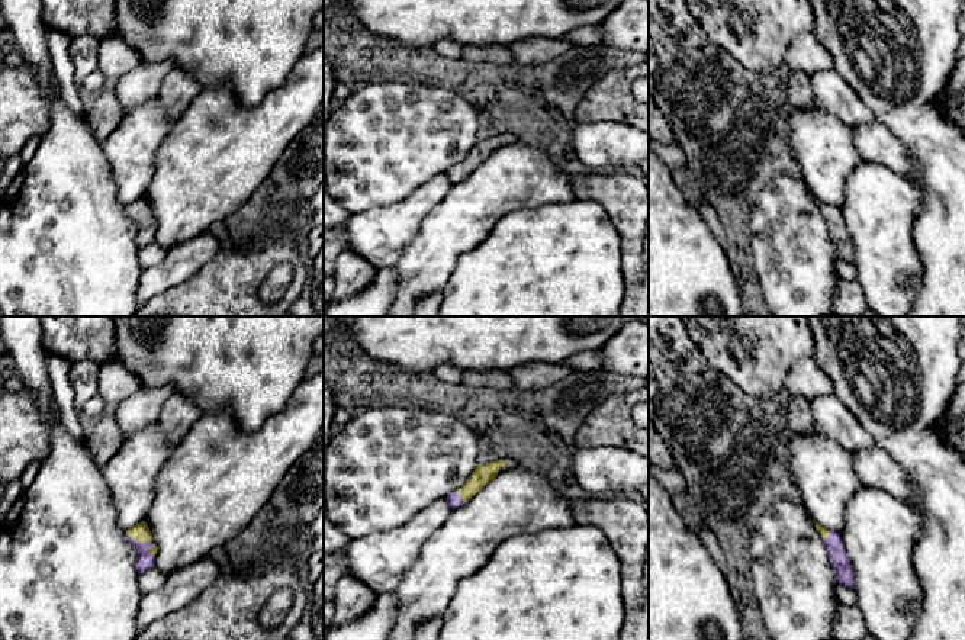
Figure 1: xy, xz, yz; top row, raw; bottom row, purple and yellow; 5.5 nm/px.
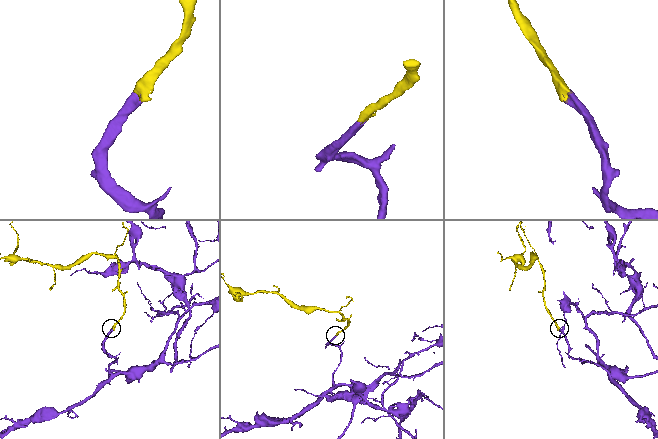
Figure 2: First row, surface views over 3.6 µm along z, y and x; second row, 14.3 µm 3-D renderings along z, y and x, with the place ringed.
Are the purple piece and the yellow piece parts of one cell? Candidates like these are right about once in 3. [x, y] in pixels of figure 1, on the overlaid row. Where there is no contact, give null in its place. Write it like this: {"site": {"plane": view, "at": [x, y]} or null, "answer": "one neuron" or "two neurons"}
{"site": {"plane": "xy", "at": [138, 542]}, "answer": "one neuron"}

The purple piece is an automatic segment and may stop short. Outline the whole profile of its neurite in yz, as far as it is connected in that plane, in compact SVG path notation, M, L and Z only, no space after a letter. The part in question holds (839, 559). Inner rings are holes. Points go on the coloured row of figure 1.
M816 522L816 527L829 550L830 565L836 572L837 582L853 589L853 570L840 533L824 528L818 522Z

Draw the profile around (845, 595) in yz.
M837 583L834 586L834 594L836 594L840 604L843 604L843 605L858 605L856 604L856 594L853 592L853 589L845 586L843 583Z

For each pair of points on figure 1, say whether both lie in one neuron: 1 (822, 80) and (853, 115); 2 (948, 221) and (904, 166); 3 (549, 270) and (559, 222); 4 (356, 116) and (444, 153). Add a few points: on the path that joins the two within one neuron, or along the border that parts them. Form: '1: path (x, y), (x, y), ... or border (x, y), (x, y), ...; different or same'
1: path (829, 89), (846, 106); same
2: border (906, 150), (920, 164), (922, 179), (914, 185); different
3: path (559, 259), (559, 234); same
4: path (378, 135), (423, 135); same

